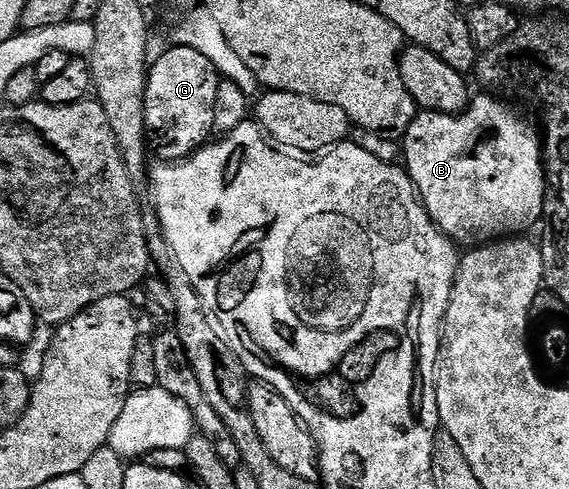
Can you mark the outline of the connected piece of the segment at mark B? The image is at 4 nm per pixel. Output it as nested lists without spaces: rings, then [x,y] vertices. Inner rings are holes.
[[[475,96],[462,113],[419,112],[404,130],[404,137],[400,143],[404,168],[431,221],[447,238],[455,242],[493,243],[525,234],[525,229],[543,220],[548,196],[543,142],[530,134],[525,116],[500,98]]]

